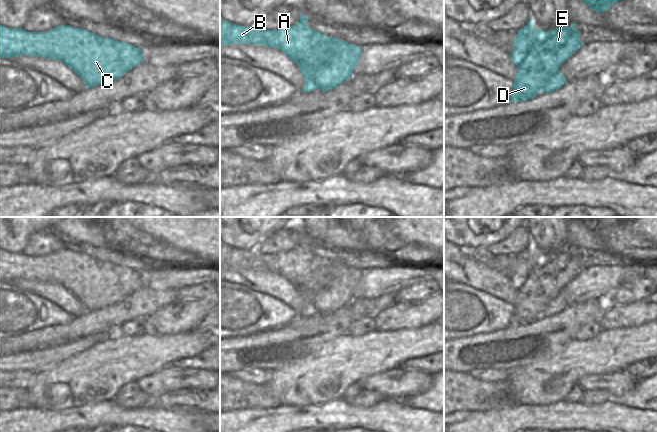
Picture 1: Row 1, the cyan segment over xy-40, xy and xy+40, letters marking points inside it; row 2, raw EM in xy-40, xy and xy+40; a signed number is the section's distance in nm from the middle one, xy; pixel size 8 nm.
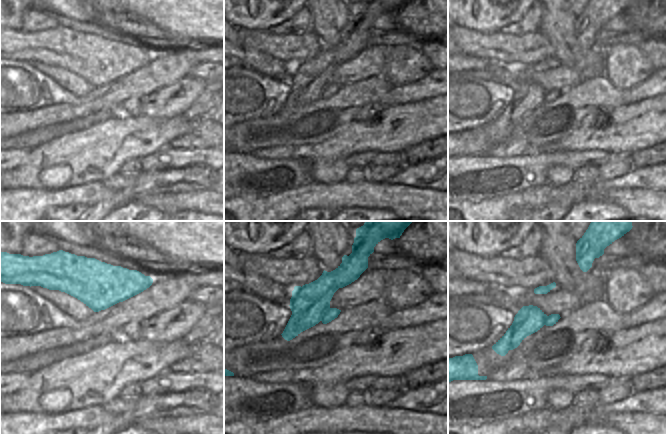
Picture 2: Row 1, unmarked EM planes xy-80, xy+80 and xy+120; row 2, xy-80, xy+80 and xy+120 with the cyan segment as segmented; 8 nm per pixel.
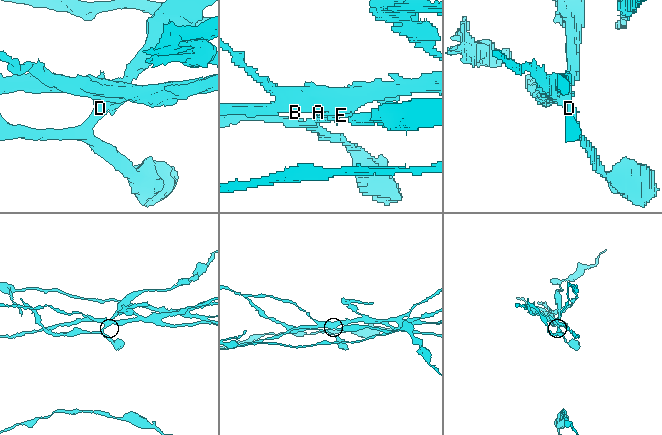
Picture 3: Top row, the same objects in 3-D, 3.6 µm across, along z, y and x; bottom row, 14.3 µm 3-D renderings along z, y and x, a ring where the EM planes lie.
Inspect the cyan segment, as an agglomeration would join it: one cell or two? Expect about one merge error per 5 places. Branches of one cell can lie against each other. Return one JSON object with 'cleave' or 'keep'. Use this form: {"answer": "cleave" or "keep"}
{"answer": "cleave"}

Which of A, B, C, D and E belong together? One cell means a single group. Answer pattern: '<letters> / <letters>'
A B C / D E

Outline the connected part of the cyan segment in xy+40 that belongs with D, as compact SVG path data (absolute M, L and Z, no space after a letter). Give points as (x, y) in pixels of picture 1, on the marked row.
M571 24L569 28L559 27L547 32L538 30L532 35L532 49L518 66L509 102L525 102L544 92L544 87L560 66L584 45L580 39L580 31L575 28L578 25Z

